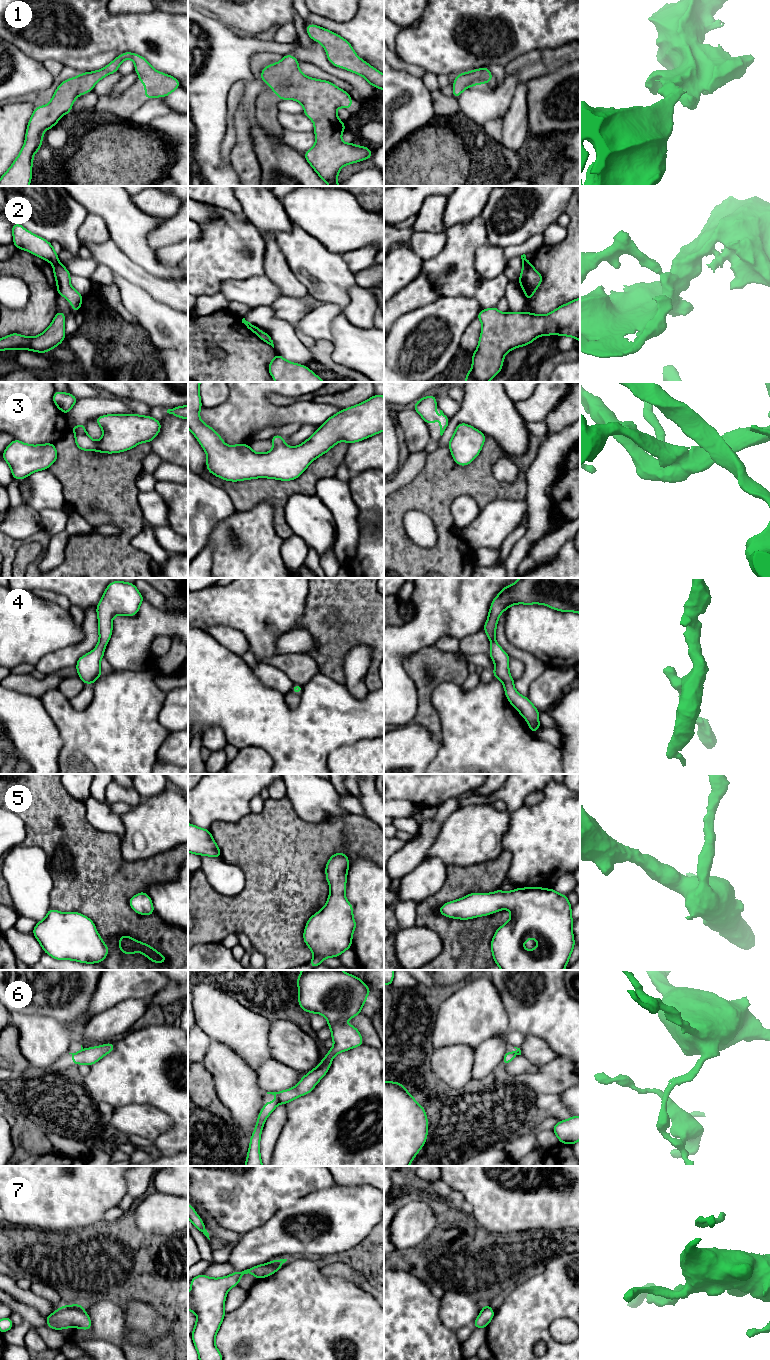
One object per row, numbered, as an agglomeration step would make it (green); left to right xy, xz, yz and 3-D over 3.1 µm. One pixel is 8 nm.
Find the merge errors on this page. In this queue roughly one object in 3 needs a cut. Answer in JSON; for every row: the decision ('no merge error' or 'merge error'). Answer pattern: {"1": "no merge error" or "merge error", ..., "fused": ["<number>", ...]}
{"1": "no merge error", "2": "merge error", "3": "no merge error", "4": "no merge error", "5": "no merge error", "6": "merge error", "7": "no merge error", "fused": ["2", "6"]}

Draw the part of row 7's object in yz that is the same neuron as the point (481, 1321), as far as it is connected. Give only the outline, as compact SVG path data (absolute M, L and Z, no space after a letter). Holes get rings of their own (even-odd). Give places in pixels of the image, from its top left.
M483 1305L478 1317L475 1319L473 1327L486 1328L494 1317L495 1311L489 1305Z

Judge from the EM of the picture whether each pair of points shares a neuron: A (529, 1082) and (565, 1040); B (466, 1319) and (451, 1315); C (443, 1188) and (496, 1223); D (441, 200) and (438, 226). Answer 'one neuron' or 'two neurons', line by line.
A: one neuron
B: one neuron
C: two neurons
D: one neuron

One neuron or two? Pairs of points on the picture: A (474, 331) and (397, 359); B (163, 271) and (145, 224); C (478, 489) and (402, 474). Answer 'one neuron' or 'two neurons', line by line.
A: two neurons
B: one neuron
C: two neurons

